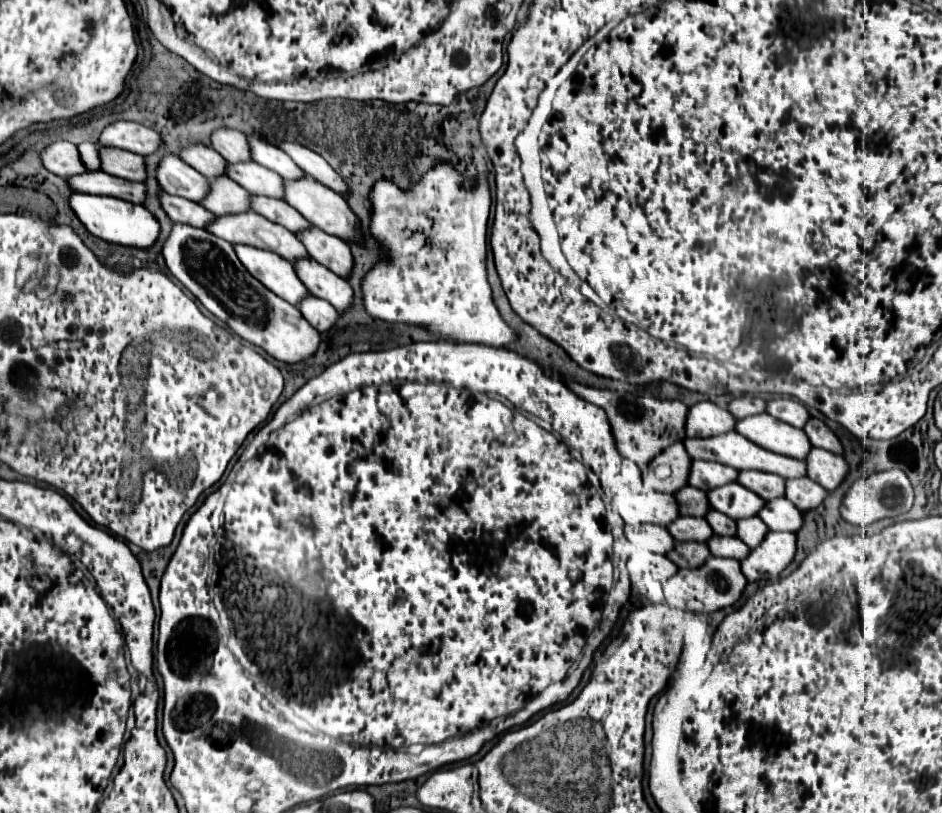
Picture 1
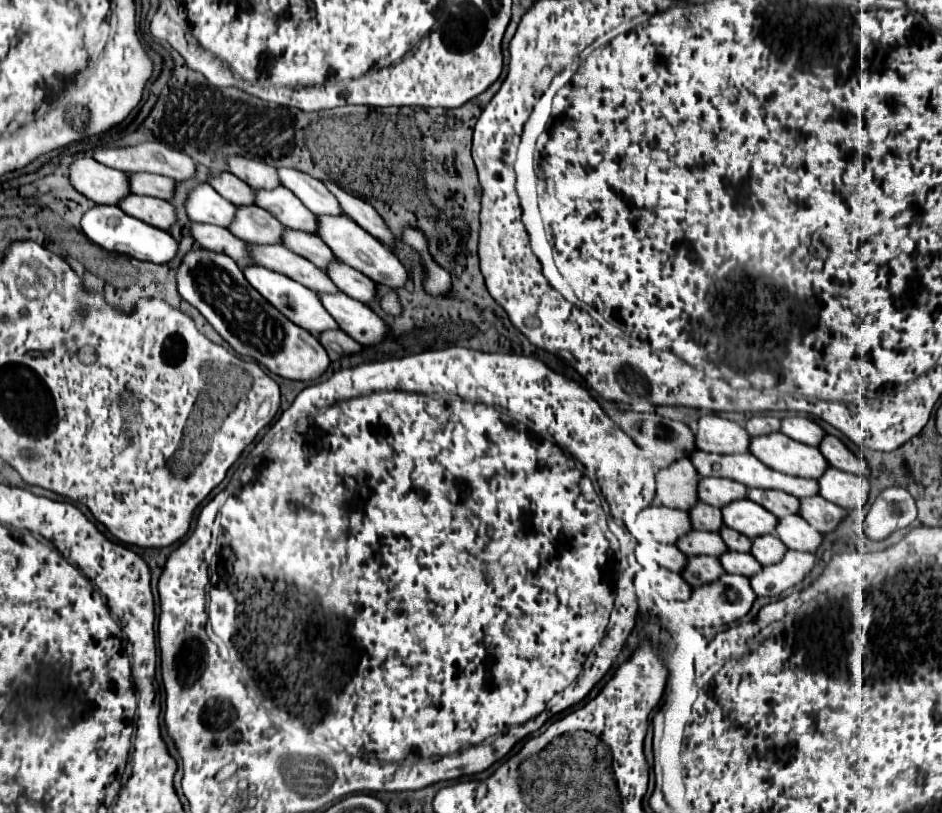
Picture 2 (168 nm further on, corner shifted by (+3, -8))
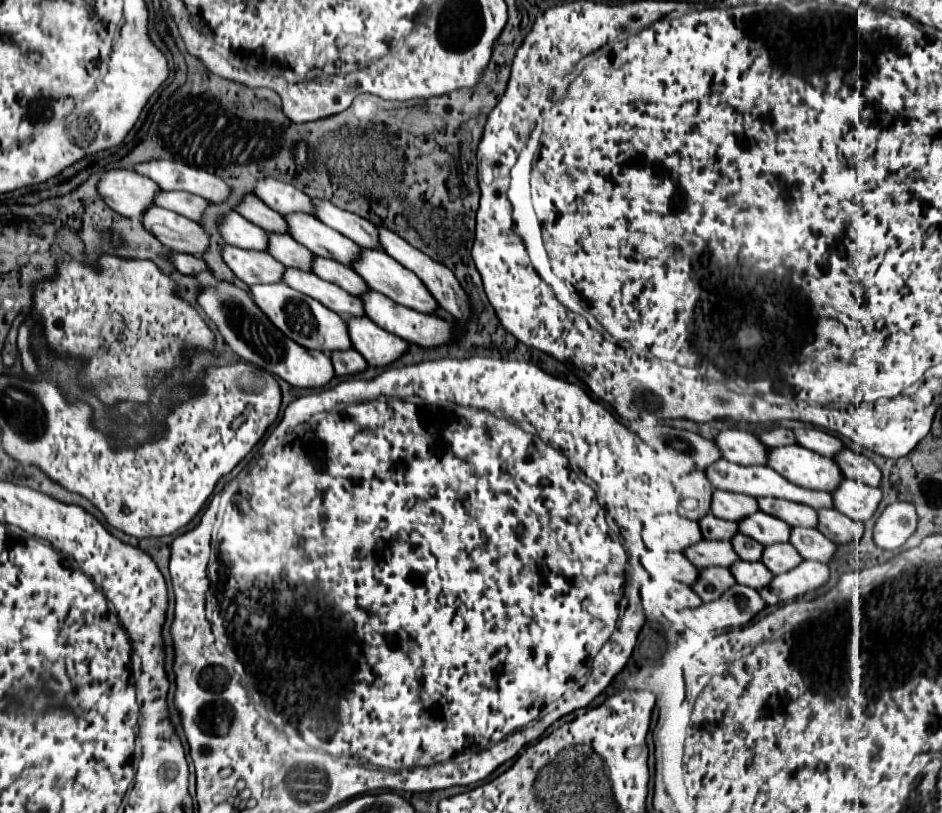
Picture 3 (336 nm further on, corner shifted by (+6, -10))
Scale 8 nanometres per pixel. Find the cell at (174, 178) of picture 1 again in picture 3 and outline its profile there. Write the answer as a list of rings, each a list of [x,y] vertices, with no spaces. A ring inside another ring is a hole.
[[[228,213],[222,217],[222,237],[240,249],[256,249],[266,251],[268,249],[268,233],[248,219],[244,219],[240,213]]]

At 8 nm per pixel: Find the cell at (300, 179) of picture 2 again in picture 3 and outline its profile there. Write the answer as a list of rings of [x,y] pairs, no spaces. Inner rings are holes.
[[[314,199],[314,205],[318,207],[318,219],[322,223],[326,223],[328,227],[336,229],[338,233],[346,235],[348,239],[352,239],[356,245],[368,249],[380,249],[380,241],[378,241],[378,233],[376,233],[376,225],[354,215],[348,211],[338,209],[336,205],[332,205],[330,201],[322,201],[322,199]]]

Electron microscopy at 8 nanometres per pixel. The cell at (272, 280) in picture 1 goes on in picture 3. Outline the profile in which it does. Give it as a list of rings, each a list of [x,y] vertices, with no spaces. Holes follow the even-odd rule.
[[[274,283],[274,285],[254,285],[252,297],[260,311],[292,341],[298,345],[304,345],[306,349],[316,349],[324,353],[334,353],[334,351],[346,351],[352,349],[352,341],[348,337],[348,327],[346,321],[342,321],[340,315],[334,311],[326,309],[322,303],[318,303],[312,297],[306,297],[292,287],[284,283]]]

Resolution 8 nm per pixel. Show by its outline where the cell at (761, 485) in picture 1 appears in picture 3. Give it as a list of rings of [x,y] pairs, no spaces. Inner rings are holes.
[[[772,497],[758,499],[758,505],[764,513],[778,517],[778,519],[786,521],[792,527],[796,527],[796,525],[800,525],[800,527],[818,527],[818,511],[808,507],[808,505],[786,501],[786,499],[772,499]]]

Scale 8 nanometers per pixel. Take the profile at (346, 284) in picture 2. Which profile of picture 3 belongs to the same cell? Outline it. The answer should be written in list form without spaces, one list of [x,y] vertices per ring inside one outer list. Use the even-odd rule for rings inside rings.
[[[368,291],[362,297],[362,303],[364,303],[366,315],[378,327],[398,335],[400,339],[404,339],[412,345],[424,345],[424,349],[428,349],[428,345],[444,345],[444,341],[452,341],[452,325],[448,325],[448,321],[440,321],[440,317],[436,317],[436,315],[424,315],[424,313],[418,313],[418,311],[408,309],[404,305],[398,305],[378,291]]]

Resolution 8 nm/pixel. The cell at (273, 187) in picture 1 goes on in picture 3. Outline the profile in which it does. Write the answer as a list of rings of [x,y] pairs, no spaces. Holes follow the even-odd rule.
[[[294,213],[284,219],[290,225],[290,235],[298,243],[308,247],[314,255],[336,259],[348,267],[352,267],[352,261],[356,261],[356,257],[360,257],[360,247],[354,241],[330,229],[320,219],[304,213]]]

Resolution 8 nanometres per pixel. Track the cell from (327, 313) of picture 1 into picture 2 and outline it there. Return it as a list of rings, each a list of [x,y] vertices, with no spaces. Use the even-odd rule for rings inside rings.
[[[329,329],[329,331],[319,333],[319,343],[329,351],[329,357],[333,361],[339,359],[341,355],[355,353],[355,351],[361,349],[361,345],[341,329]]]

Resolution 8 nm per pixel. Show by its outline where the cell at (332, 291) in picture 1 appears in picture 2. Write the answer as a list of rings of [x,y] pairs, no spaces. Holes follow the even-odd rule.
[[[341,291],[317,295],[337,325],[357,343],[375,345],[385,337],[387,325],[365,303],[359,303]]]

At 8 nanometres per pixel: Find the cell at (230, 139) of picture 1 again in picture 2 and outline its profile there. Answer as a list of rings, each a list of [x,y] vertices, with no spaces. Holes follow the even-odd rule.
[[[229,155],[227,157],[227,167],[229,167],[229,171],[233,175],[243,179],[253,189],[259,189],[259,187],[265,189],[265,187],[281,185],[275,169],[265,165],[259,159],[247,159],[247,157],[241,157],[241,155]]]

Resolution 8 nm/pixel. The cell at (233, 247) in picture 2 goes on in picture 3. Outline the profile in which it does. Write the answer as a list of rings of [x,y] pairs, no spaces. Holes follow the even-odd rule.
[[[226,245],[222,251],[226,265],[234,271],[234,275],[246,285],[256,283],[276,283],[282,281],[284,265],[280,265],[270,253],[246,251],[232,245]]]

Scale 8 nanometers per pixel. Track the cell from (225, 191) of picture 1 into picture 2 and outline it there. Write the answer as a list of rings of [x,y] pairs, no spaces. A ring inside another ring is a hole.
[[[257,205],[237,207],[229,231],[249,243],[281,243],[283,225]]]

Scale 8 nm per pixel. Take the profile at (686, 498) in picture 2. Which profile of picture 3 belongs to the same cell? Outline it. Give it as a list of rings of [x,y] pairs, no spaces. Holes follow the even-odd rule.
[[[692,471],[690,475],[684,477],[684,487],[682,487],[682,497],[684,499],[694,499],[698,505],[694,509],[678,509],[682,517],[698,521],[700,517],[710,513],[710,503],[712,503],[712,483],[708,481],[704,471]]]

